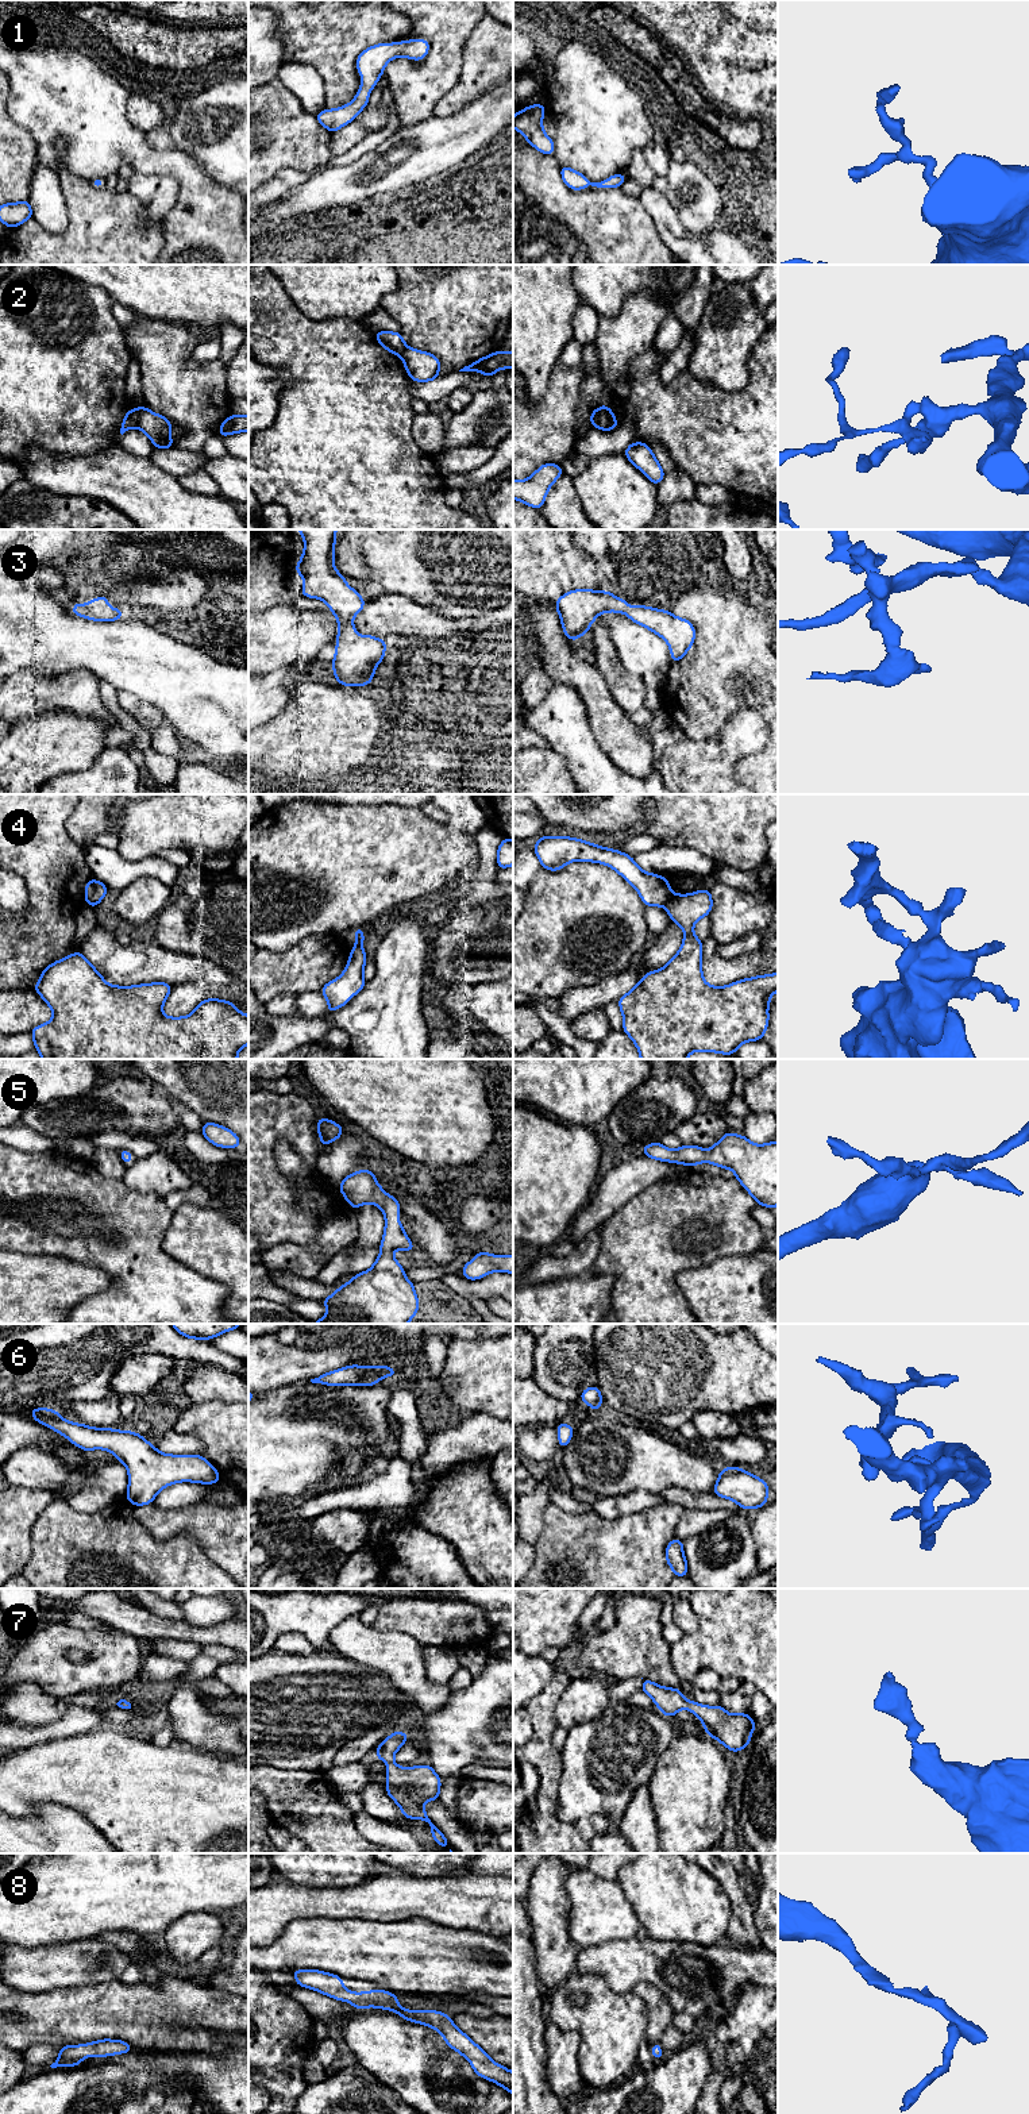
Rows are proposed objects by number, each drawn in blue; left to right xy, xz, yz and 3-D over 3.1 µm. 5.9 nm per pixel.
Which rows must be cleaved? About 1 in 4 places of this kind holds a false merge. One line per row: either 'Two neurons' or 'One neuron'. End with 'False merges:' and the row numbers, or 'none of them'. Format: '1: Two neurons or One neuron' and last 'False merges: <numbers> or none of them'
1: One neuron
2: Two neurons
3: One neuron
4: Two neurons
5: One neuron
6: One neuron
7: One neuron
8: One neuron
False merges: 2, 4

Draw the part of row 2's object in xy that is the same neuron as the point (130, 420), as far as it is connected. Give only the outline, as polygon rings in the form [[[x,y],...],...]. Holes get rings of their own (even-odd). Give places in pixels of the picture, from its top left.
[[[132,408],[123,417],[123,424],[120,428],[120,434],[123,435],[126,431],[138,426],[138,408]]]

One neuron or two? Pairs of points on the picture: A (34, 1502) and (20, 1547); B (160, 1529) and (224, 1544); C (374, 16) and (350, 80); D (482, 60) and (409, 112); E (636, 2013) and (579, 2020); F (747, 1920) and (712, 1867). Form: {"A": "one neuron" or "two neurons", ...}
{"A": "one neuron", "B": "one neuron", "C": "one neuron", "D": "two neurons", "E": "one neuron", "F": "one neuron"}

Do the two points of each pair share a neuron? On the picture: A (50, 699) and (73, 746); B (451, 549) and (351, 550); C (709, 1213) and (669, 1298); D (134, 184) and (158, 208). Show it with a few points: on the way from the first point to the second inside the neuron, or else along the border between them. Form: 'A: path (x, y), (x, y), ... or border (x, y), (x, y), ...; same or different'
A: border (87, 716), (65, 711), (45, 711), (24, 717); different
B: path (427, 550), (376, 550); same
C: path (688, 1235), (667, 1255), (667, 1277); same
D: path (141, 188), (154, 201); same

